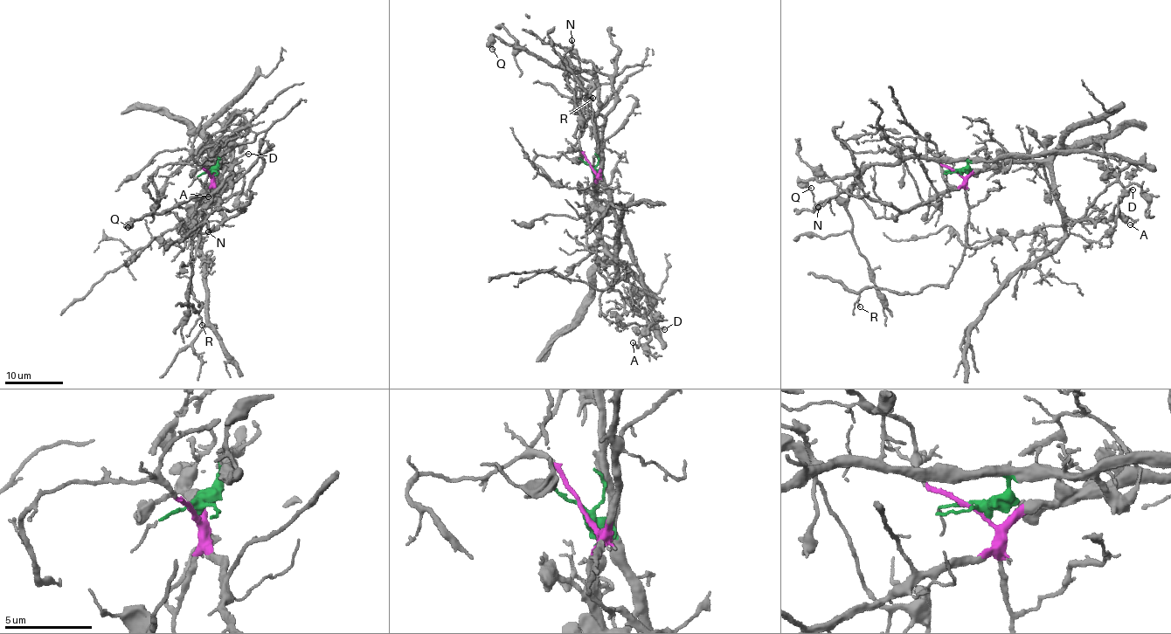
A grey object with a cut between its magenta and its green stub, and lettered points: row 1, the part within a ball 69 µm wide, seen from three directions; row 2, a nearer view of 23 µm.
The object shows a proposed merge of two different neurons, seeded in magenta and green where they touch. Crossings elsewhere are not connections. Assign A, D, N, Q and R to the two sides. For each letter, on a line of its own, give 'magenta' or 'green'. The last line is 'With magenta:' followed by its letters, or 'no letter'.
A: green
D: green
N: magenta
Q: green
R: magenta
With magenta: N, R

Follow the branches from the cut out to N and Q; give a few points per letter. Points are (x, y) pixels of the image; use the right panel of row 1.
N: (957, 172), (963, 181), (957, 188), (937, 193), (928, 201), (903, 211), (844, 190), (817, 208)
Q: (957, 172), (967, 165), (966, 161), (907, 158), (895, 163), (874, 163), (856, 175), (800, 181), (811, 189)

